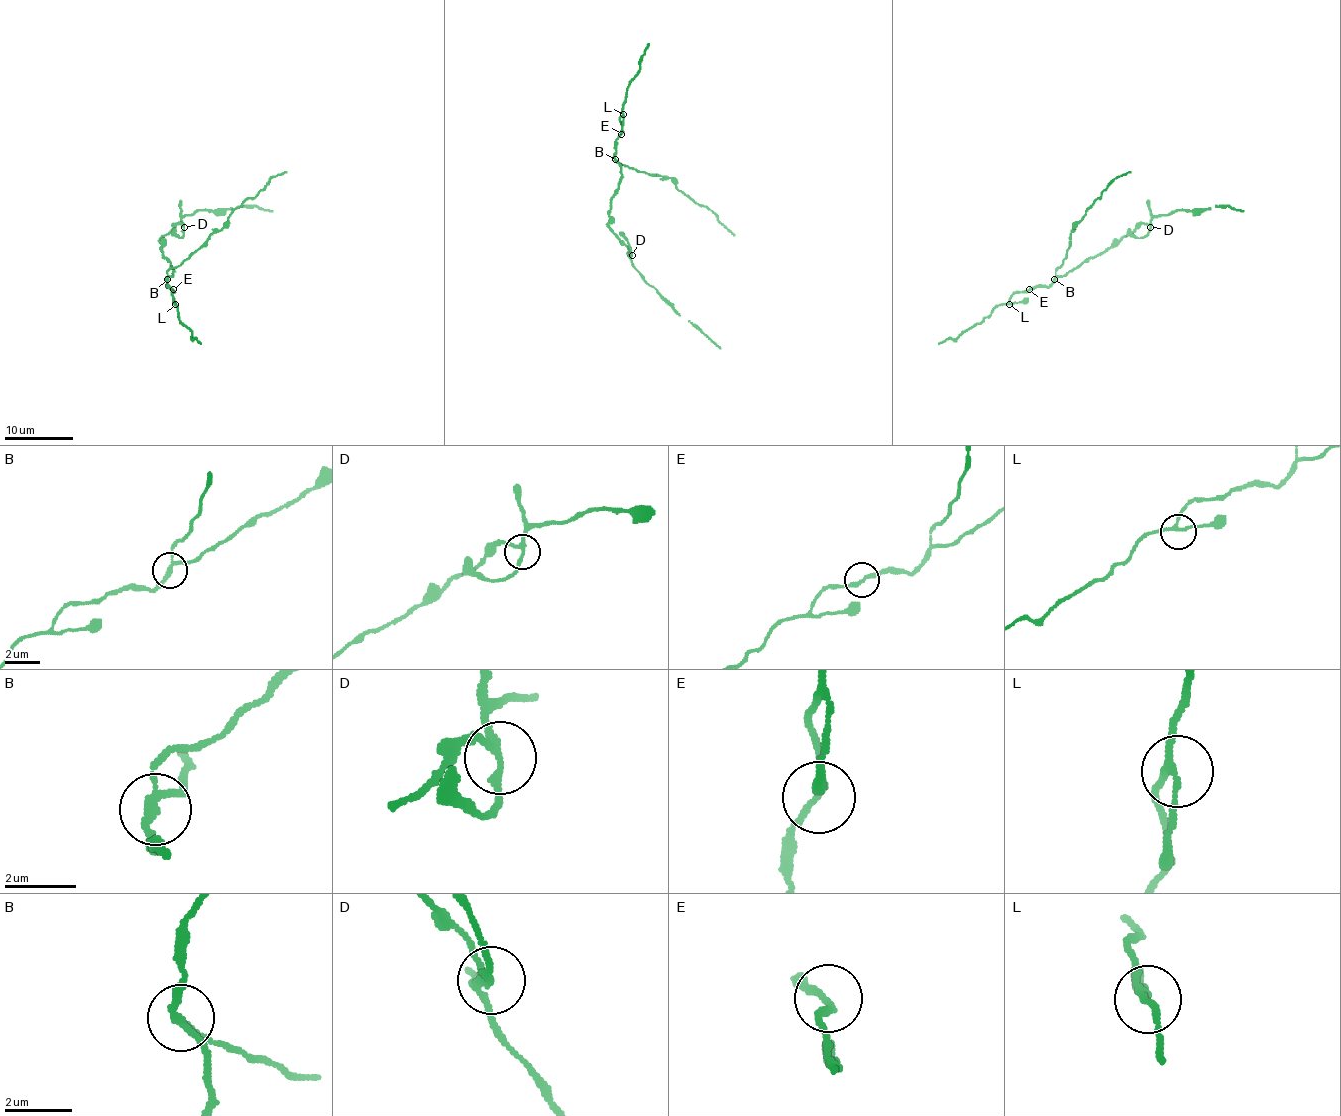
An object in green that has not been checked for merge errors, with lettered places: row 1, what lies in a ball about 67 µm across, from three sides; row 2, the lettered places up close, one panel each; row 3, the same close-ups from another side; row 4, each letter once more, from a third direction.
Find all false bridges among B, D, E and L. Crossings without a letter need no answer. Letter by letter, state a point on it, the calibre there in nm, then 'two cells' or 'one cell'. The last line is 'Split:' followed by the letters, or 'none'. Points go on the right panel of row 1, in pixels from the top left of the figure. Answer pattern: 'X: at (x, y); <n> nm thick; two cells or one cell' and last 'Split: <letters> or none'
B: at (1054, 279); 190 nm thick; two cells
D: at (1150, 227); 180 nm thick; one cell
E: at (1029, 289); 190 nm thick; one cell
L: at (1009, 304); 170 nm thick; one cell
Split: B

